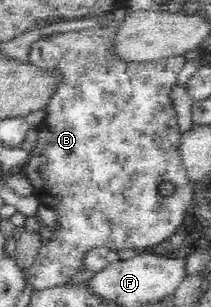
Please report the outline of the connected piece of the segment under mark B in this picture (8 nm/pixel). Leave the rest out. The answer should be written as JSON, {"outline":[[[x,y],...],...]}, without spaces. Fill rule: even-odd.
{"outline":[[[99,26],[99,27],[93,27],[93,28],[86,28],[83,30],[76,30],[61,34],[54,34],[48,37],[45,37],[44,39],[37,40],[33,46],[31,46],[31,51],[28,56],[28,61],[33,62],[35,65],[38,65],[40,68],[50,68],[50,69],[59,69],[60,72],[63,73],[63,77],[65,77],[65,80],[63,80],[62,83],[59,84],[59,88],[57,88],[57,94],[53,96],[53,100],[51,100],[51,104],[45,108],[45,117],[40,122],[40,124],[37,126],[38,129],[38,138],[35,146],[31,148],[31,156],[29,156],[29,162],[25,163],[22,168],[22,172],[25,173],[25,176],[30,180],[33,188],[32,194],[35,195],[43,205],[47,205],[51,208],[53,208],[57,214],[57,220],[55,224],[55,228],[53,231],[53,235],[51,237],[51,240],[41,247],[41,250],[39,250],[35,262],[27,269],[28,273],[28,281],[31,286],[33,286],[35,291],[38,290],[45,290],[46,288],[53,288],[58,284],[63,284],[67,281],[69,276],[75,276],[75,274],[79,274],[79,272],[82,271],[81,266],[83,266],[83,260],[85,259],[85,254],[90,251],[91,248],[99,248],[99,247],[107,247],[111,248],[113,250],[127,250],[127,249],[134,249],[136,251],[143,251],[145,250],[145,246],[155,246],[155,244],[159,244],[159,242],[163,242],[163,240],[167,240],[171,234],[175,234],[177,230],[179,230],[179,226],[183,224],[183,218],[185,218],[185,214],[187,214],[187,208],[191,206],[191,200],[193,200],[193,182],[188,177],[187,171],[185,170],[185,167],[183,166],[182,160],[180,159],[180,154],[178,151],[178,146],[180,143],[181,138],[181,130],[179,129],[179,122],[177,122],[176,119],[176,109],[172,107],[172,101],[171,98],[169,98],[169,95],[171,93],[171,90],[175,84],[177,84],[177,74],[181,72],[183,69],[186,59],[184,56],[171,56],[168,58],[161,58],[159,60],[147,60],[147,61],[125,61],[123,60],[117,53],[117,47],[115,47],[115,33],[109,31],[107,26]],[[161,184],[171,184],[173,186],[173,194],[167,194],[167,197],[165,200],[161,200],[159,197],[159,194],[157,194],[157,190],[159,190],[159,186]]]}

